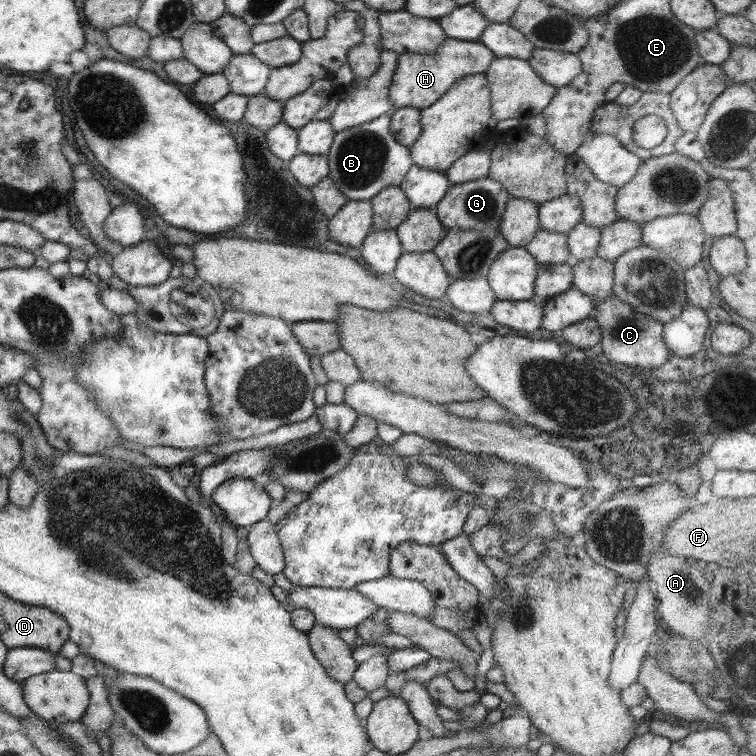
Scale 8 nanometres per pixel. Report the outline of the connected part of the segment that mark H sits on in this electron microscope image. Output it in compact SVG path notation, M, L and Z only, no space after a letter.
M447 37L438 50L431 54L398 54L388 90L391 111L406 106L419 110L431 106L431 103L439 100L459 78L484 73L494 58L494 54L478 41L463 42Z

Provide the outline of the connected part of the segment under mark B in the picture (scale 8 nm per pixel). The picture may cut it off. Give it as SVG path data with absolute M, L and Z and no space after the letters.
M387 112L373 120L335 133L326 157L328 158L327 178L330 178L341 194L348 200L370 200L381 189L398 187L412 165L409 149L390 134L390 116Z

